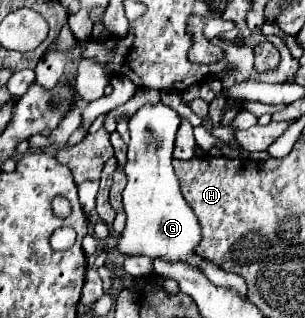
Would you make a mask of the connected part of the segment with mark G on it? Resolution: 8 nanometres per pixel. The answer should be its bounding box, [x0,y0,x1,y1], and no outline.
[117,104,247,296]

